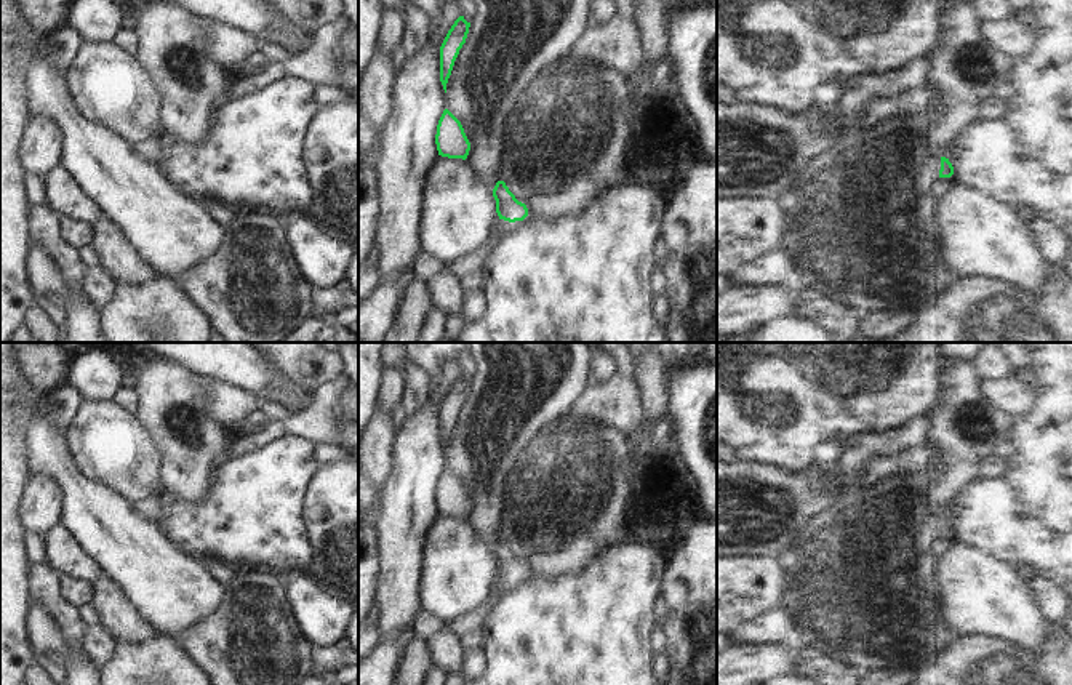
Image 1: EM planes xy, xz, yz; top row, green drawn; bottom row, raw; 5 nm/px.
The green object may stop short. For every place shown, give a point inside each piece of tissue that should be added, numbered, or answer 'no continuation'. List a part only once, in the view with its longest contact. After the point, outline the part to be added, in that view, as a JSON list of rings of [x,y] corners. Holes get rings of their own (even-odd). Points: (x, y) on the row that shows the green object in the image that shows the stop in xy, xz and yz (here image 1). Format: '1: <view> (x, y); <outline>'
1: xz (471, 263); [[[499,219],[494,226],[494,230],[488,235],[488,238],[475,250],[456,258],[451,264],[448,264],[453,277],[462,280],[467,274],[480,274],[482,266],[488,253],[498,245],[498,242],[517,229],[523,221],[509,222]]]

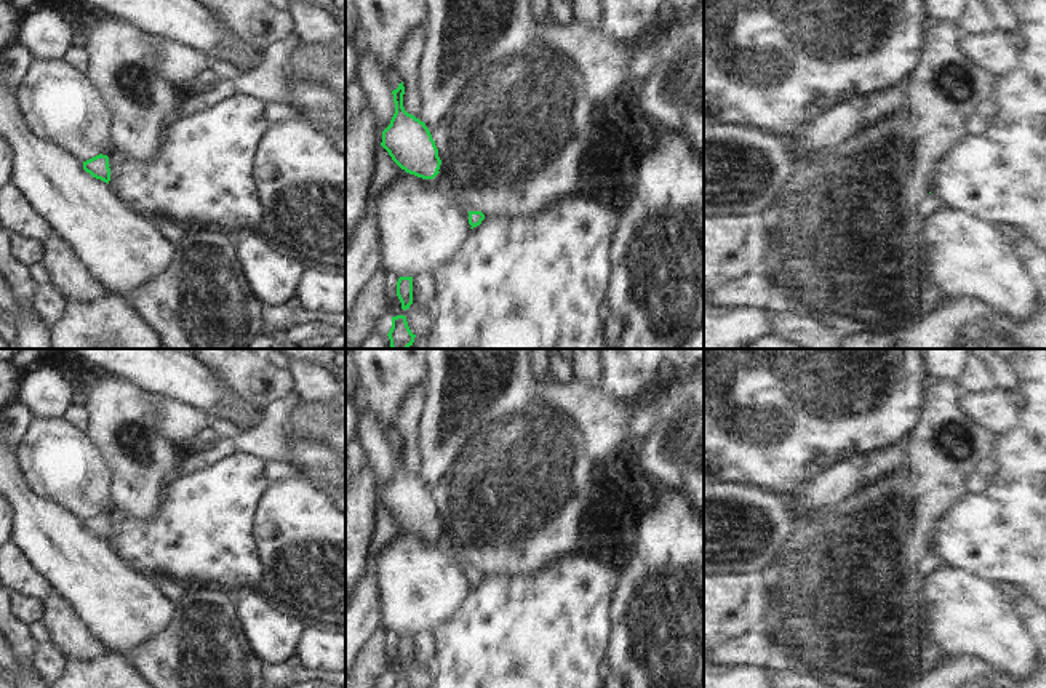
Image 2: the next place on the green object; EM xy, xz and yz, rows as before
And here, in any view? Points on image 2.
no continuation

